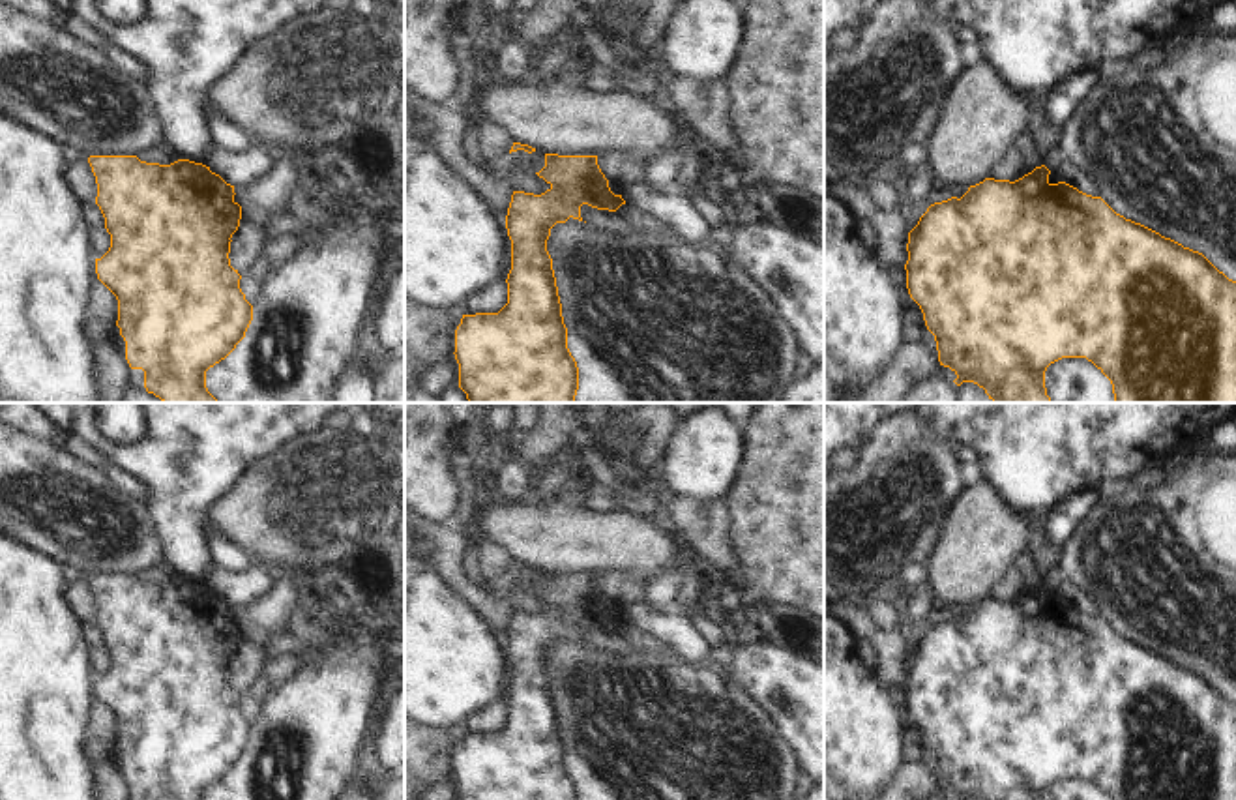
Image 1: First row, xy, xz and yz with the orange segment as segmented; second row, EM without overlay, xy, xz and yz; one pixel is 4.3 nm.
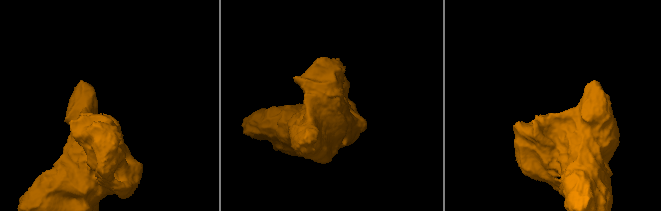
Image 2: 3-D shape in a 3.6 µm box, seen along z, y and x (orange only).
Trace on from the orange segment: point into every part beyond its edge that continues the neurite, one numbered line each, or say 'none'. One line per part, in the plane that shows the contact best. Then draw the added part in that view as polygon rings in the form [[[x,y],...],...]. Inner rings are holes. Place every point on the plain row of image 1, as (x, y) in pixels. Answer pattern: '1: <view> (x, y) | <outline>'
none

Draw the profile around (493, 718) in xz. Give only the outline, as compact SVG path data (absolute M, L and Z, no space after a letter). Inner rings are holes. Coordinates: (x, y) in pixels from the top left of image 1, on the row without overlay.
M500 699L491 706L472 714L464 721L461 734L498 733L506 723L508 723L508 703Z

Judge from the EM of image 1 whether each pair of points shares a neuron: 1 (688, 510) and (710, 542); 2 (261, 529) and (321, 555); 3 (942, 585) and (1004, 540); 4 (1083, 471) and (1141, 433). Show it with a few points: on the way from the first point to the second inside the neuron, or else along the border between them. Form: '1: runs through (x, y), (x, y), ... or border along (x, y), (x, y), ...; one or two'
1: runs through (693, 518), (710, 534); one
2: runs through (276, 529), (294, 529), (306, 540); one
3: runs through (957, 579), (965, 579), (989, 555); one
4: runs through (1098, 456), (1120, 433), (1126, 433); one

